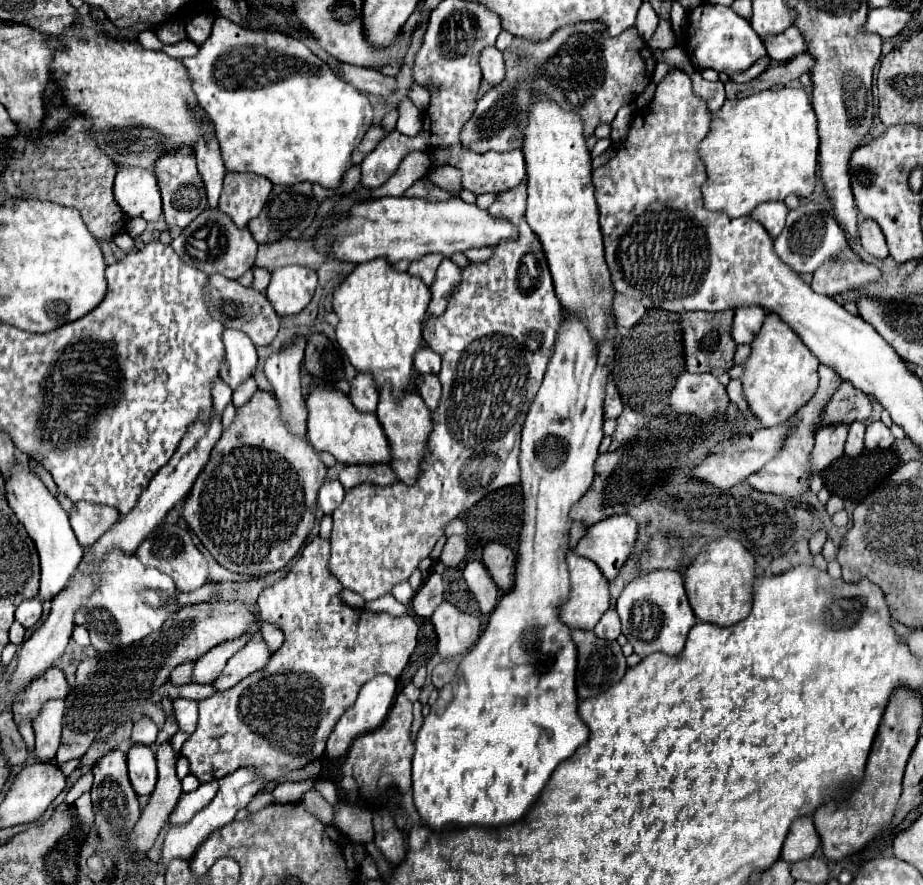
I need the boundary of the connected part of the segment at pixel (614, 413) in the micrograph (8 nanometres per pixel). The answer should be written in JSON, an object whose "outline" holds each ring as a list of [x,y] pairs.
{"outline":[[[609,380],[607,386],[605,386],[605,400],[603,400],[603,410],[605,410],[605,420],[609,418],[617,418],[623,410],[623,404],[621,404],[621,398],[619,398],[619,392],[615,388],[615,384]]]}

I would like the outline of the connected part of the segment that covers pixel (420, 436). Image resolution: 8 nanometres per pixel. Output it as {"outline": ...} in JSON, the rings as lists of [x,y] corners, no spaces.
{"outline":[[[383,390],[383,394],[379,394],[379,406],[377,406],[375,414],[387,434],[387,440],[393,446],[391,448],[393,450],[393,460],[391,460],[393,472],[399,476],[401,482],[415,484],[419,478],[419,464],[427,450],[427,438],[433,428],[431,410],[425,406],[425,402],[419,394],[407,394],[407,398],[403,398],[403,402],[399,402],[399,406],[395,406],[395,402],[391,402],[391,394],[387,394],[387,390]]]}

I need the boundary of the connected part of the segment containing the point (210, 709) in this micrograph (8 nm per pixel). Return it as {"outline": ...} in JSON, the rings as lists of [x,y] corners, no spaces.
{"outline":[[[315,538],[305,546],[289,574],[259,594],[259,618],[285,632],[285,642],[273,654],[269,666],[249,674],[221,694],[199,700],[197,730],[183,744],[181,756],[189,760],[189,772],[197,776],[201,784],[219,780],[245,766],[251,766],[263,780],[273,780],[311,764],[325,754],[325,742],[335,722],[349,706],[353,706],[361,686],[377,674],[397,678],[407,666],[417,646],[417,620],[413,616],[397,618],[391,614],[373,614],[343,604],[339,598],[343,588],[327,570],[327,554],[329,542]]]}

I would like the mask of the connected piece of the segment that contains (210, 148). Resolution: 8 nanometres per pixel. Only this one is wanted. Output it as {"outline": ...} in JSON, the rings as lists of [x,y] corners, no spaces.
{"outline":[[[211,136],[211,142],[199,142],[199,150],[195,150],[197,156],[197,168],[201,174],[201,180],[207,190],[207,200],[211,208],[217,208],[219,194],[223,188],[225,178],[225,164],[221,158],[221,150],[217,144],[217,138]]]}

